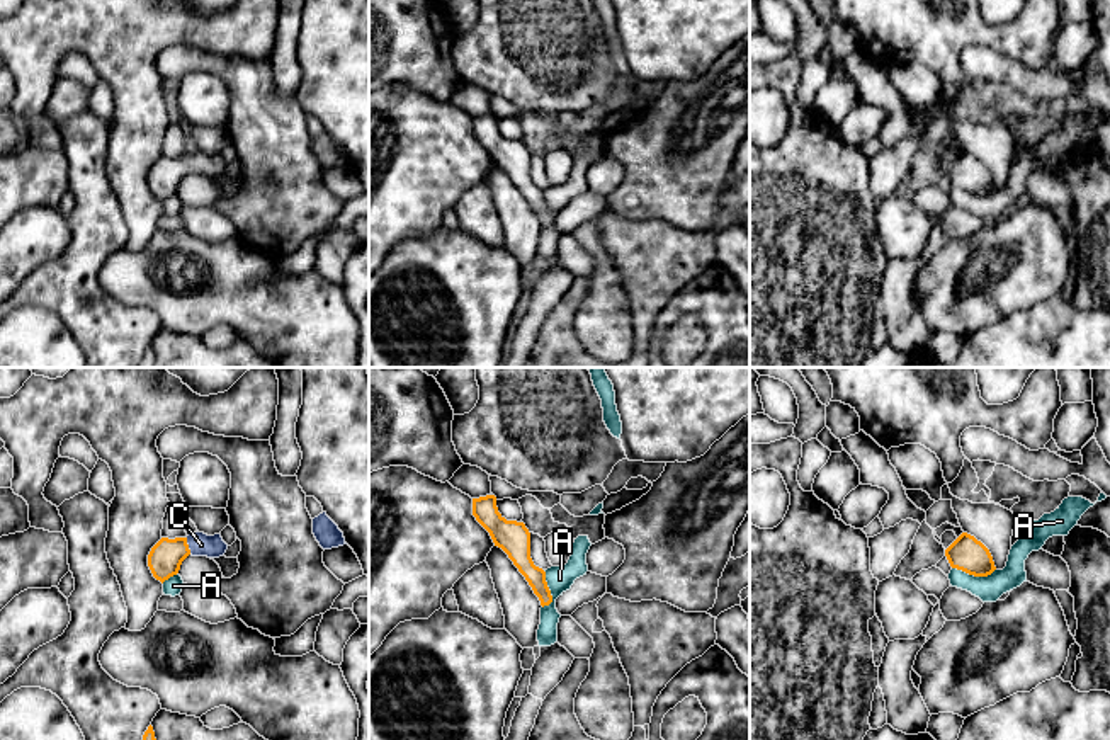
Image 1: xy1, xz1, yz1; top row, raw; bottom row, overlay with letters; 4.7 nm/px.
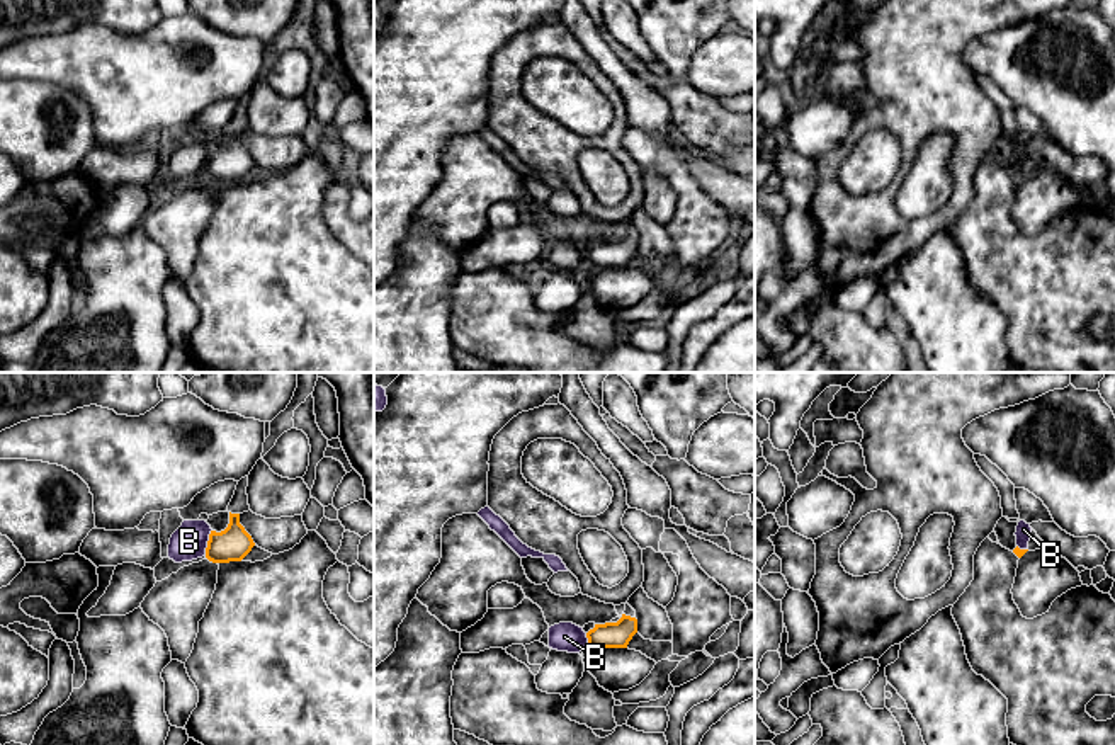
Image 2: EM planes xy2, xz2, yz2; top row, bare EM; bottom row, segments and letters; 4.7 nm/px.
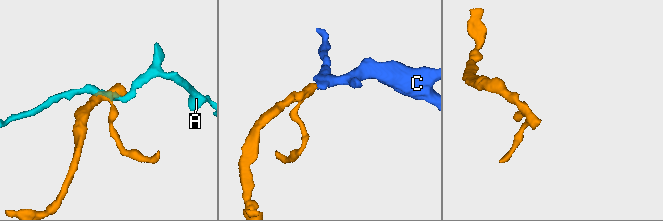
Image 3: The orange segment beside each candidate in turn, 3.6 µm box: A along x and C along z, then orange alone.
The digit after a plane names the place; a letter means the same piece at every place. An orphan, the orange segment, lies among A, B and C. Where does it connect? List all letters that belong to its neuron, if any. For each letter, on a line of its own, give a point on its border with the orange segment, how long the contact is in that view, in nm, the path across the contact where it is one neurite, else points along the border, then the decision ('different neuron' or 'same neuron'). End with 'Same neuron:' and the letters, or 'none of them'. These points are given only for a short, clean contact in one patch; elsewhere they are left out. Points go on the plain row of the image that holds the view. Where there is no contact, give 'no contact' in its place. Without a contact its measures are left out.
A: meets orange in yz1 at (974, 194); contact 200 nm long; border along yz1 (952, 186), (974, 194), (990, 194), (995, 189); different neuron
B: meets orange in xy2 at (208, 162); contact 130 nm long; border along xy2 (211, 148), (204, 174); different neuron
C: meets orange in xy1 at (187, 165); contact 80 nm long; runs through xy1 (167, 174), (187, 165), (201, 164); same neuron
Same neuron: C

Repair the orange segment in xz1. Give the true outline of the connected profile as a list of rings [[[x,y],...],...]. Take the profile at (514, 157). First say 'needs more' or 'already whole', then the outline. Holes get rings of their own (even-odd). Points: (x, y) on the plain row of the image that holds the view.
already whole; [[[486,114],[473,117],[473,134],[490,151],[495,165],[501,167],[518,191],[525,196],[541,225],[552,221],[546,201],[546,191],[534,184],[530,177],[530,151],[524,141],[507,139],[496,126],[496,116]]]

